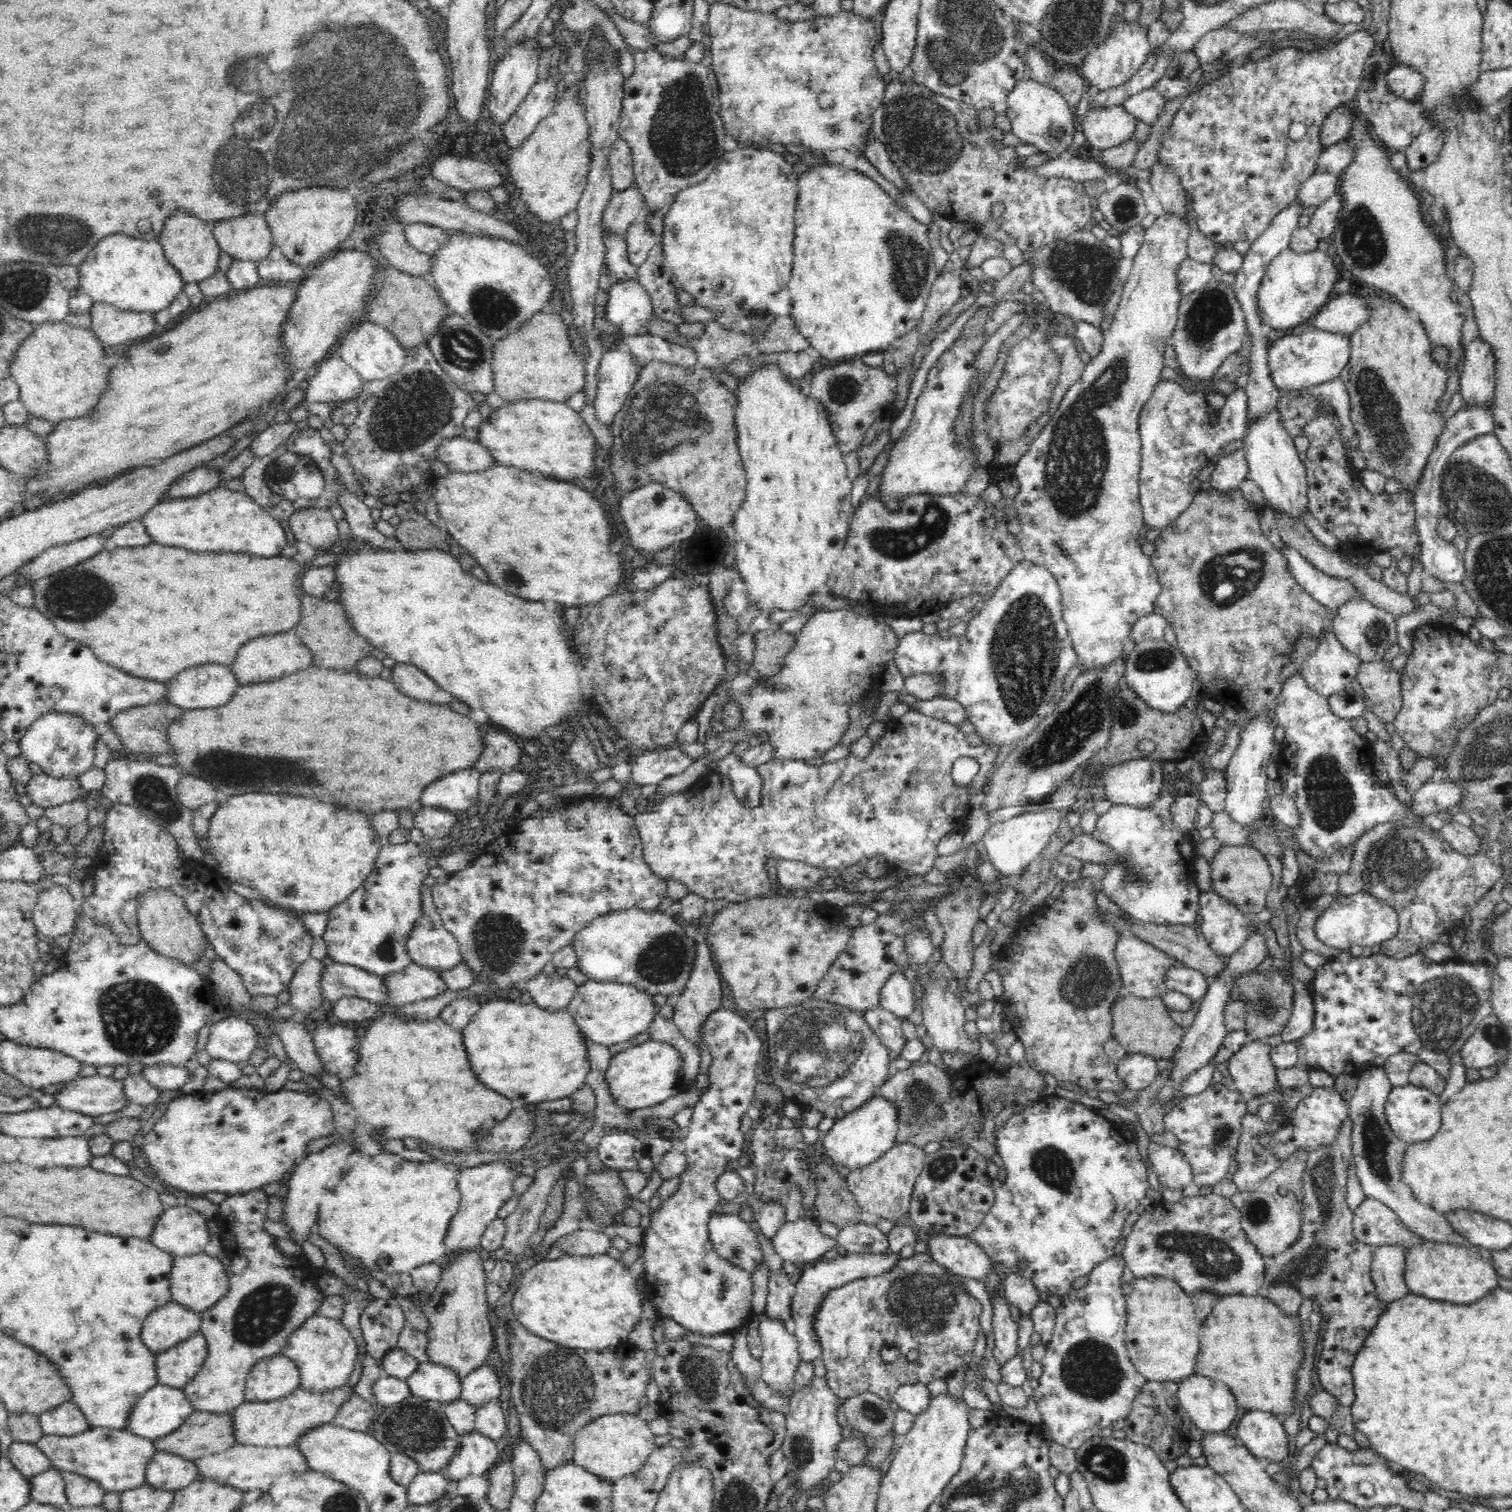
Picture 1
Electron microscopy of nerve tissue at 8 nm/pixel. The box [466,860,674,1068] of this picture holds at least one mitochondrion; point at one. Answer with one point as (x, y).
(496, 937)

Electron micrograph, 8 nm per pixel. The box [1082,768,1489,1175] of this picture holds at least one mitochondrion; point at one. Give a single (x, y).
(1441, 1009)

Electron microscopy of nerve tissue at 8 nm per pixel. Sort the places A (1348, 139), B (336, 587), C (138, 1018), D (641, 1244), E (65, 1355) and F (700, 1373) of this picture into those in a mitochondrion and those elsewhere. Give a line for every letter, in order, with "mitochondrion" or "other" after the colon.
A: other
B: other
C: mitochondrion
D: other
E: other
F: mitochondrion

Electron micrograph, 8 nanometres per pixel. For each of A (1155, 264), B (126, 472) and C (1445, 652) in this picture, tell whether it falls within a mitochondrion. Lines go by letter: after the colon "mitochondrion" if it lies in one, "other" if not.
A: other
B: other
C: other

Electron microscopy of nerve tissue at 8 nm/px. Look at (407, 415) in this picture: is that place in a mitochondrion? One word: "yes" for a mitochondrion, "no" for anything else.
yes

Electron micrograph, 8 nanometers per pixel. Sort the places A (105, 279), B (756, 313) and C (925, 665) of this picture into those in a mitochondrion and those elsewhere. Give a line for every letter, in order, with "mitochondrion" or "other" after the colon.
A: other
B: mitochondrion
C: other

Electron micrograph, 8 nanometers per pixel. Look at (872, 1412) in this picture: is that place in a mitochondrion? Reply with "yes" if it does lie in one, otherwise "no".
yes

